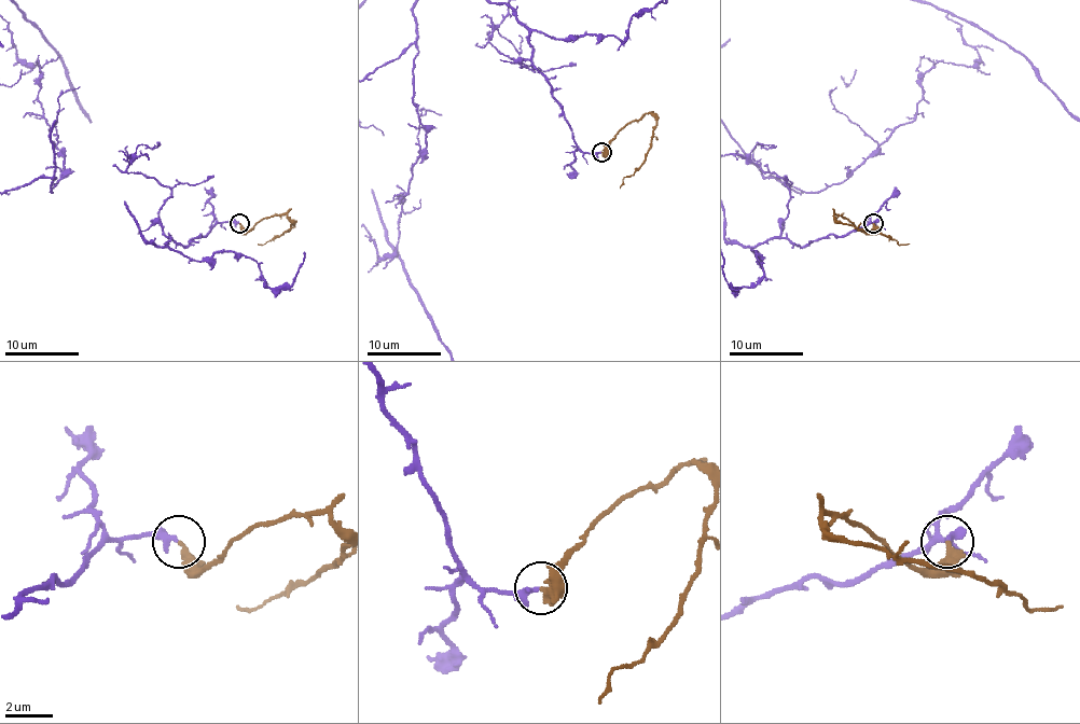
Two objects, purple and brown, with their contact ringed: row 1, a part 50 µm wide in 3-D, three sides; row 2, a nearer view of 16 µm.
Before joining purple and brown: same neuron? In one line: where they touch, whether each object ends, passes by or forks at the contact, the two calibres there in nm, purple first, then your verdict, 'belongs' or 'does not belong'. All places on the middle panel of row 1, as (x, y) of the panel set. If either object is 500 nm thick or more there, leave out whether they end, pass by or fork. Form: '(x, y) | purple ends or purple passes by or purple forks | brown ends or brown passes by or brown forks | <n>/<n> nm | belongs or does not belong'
(601, 152) | purple ends | brown ends | 240/320 nm | belongs

